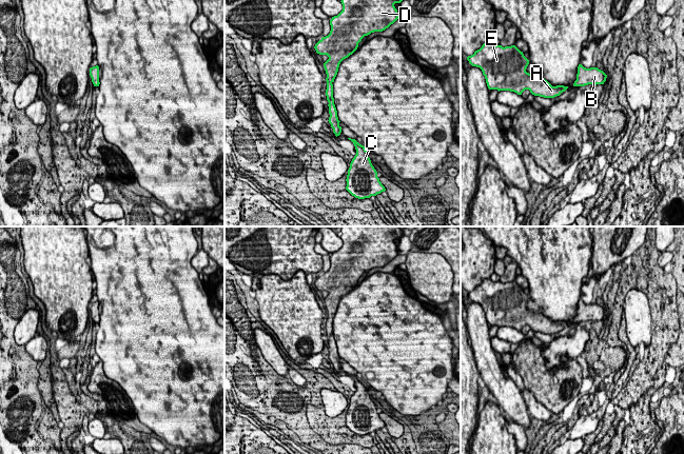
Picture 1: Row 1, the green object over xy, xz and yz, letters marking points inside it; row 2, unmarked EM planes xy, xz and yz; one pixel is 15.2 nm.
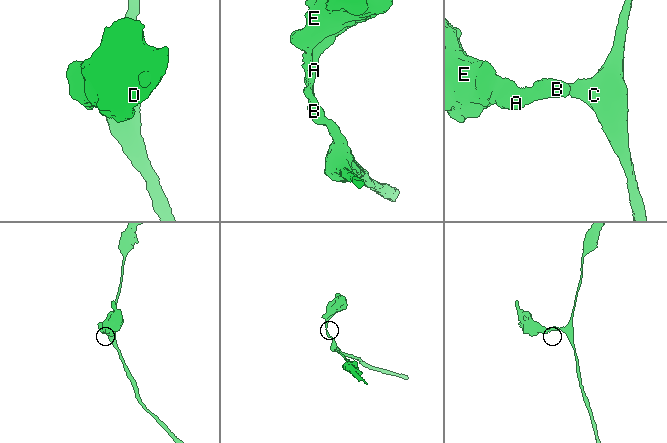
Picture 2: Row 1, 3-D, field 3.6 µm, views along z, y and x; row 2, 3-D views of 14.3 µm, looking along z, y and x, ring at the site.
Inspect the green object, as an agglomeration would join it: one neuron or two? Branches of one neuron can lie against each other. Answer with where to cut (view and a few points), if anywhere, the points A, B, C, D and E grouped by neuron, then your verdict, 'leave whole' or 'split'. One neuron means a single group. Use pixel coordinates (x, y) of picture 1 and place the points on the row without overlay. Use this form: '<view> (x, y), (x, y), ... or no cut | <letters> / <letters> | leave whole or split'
no cut | A B C D E | leave whole

